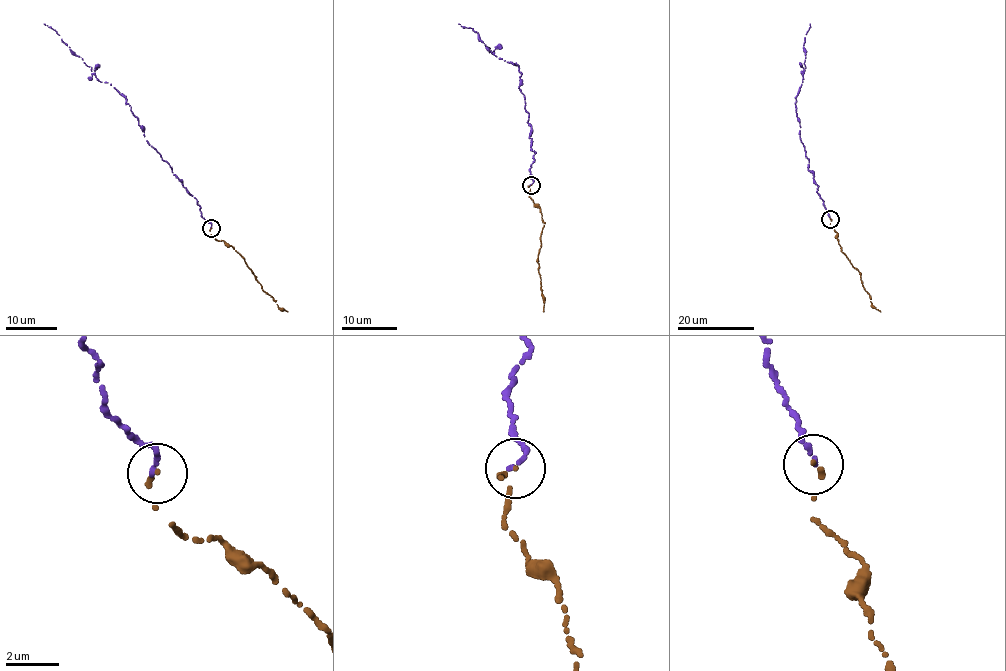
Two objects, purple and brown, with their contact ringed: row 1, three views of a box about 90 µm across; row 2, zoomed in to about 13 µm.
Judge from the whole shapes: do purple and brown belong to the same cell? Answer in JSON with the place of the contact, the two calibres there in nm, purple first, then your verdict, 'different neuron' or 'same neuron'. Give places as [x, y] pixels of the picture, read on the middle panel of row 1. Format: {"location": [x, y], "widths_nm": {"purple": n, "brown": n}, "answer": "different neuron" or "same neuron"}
{"location": [531, 185], "widths_nm": {"purple": 180, "brown": 140}, "answer": "same neuron"}

